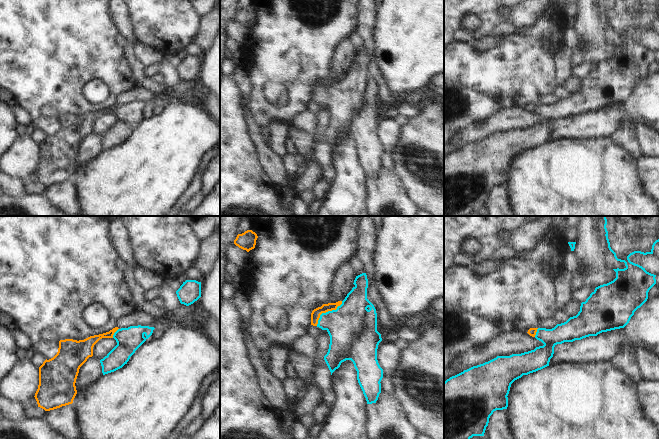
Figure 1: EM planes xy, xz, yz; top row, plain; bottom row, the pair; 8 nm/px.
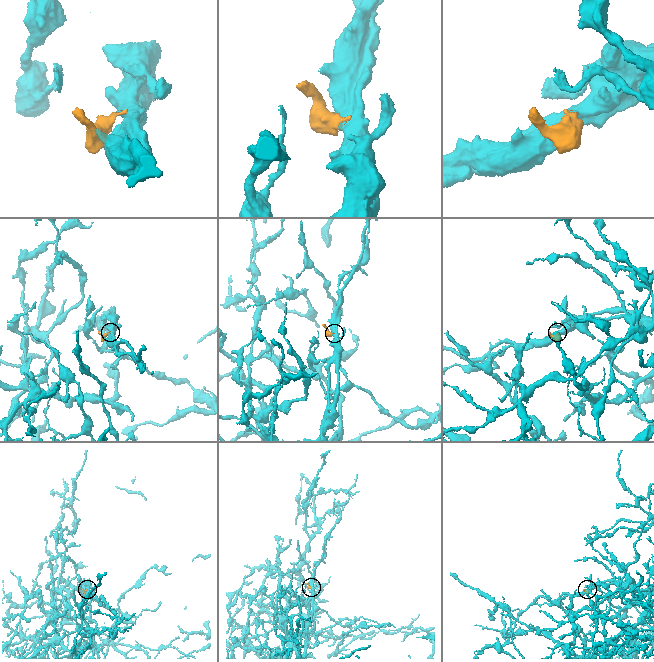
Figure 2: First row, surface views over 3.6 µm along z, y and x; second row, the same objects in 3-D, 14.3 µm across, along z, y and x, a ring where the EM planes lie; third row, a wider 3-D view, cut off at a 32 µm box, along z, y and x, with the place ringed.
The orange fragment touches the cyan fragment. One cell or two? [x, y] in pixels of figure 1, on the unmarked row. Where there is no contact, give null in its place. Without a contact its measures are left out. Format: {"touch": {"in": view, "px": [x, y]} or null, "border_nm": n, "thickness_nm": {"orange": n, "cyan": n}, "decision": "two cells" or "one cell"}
{"touch": {"in": "xz", "px": [326, 87]}, "border_nm": 300, "thickness_nm": {"orange": 80, "cyan": 380}, "decision": "one cell"}

